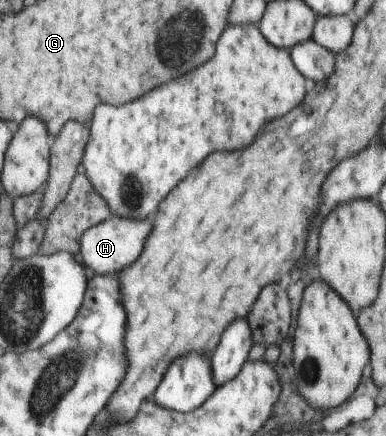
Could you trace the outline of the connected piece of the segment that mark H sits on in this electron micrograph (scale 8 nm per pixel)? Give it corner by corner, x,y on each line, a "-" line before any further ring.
110,215
107,220
93,225
83,233
78,255
84,261
85,267
92,269
95,274
116,273
122,267
130,265
140,255
140,249
148,231
150,231
150,223
144,219
134,221
134,219
122,219
122,217

